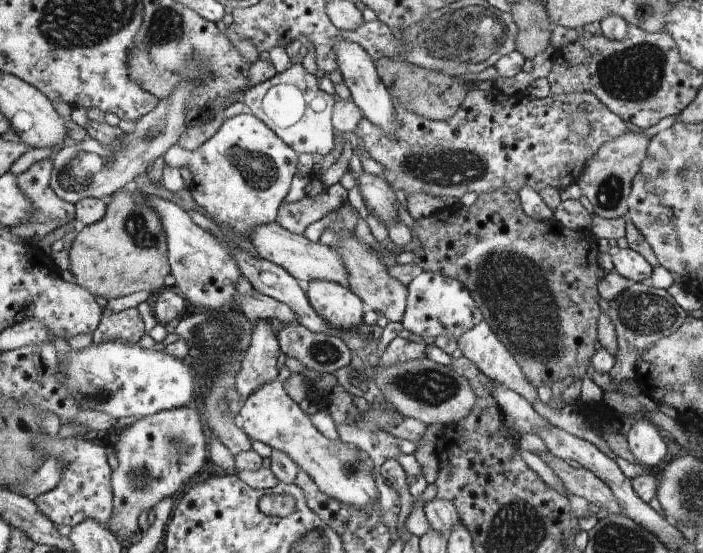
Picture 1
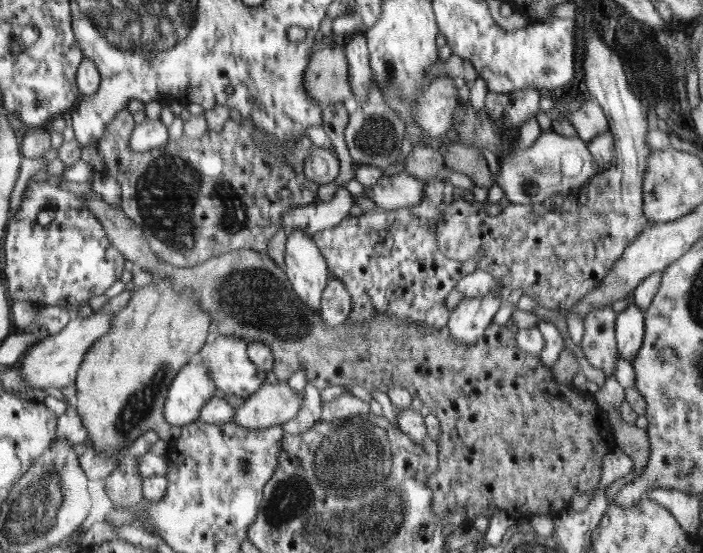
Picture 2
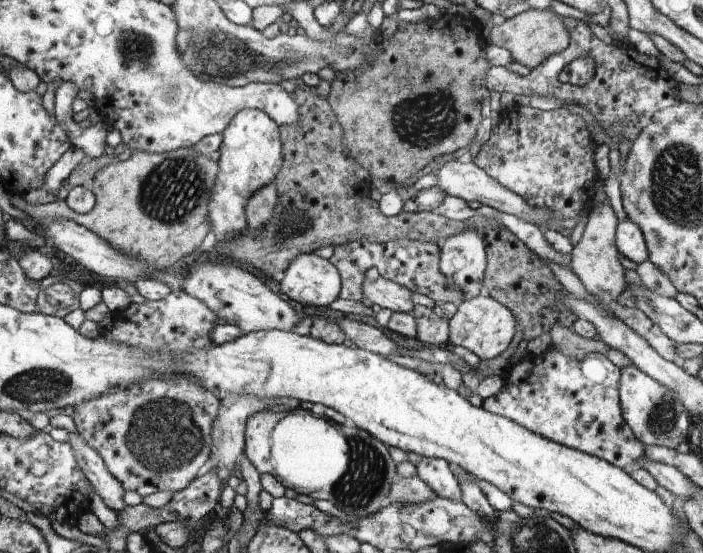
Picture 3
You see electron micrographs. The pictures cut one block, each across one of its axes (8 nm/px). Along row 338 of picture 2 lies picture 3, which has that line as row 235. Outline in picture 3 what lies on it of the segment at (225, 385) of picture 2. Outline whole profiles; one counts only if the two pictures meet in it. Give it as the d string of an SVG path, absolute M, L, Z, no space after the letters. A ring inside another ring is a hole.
M244 109L235 116L231 124L223 132L222 143L219 147L220 158L218 161L219 171L216 175L214 186L208 202L208 218L210 231L216 235L218 242L226 239L234 239L248 228L247 226L247 204L252 195L262 187L274 182L276 175L283 167L283 141L279 124L271 119L267 113L258 109Z

